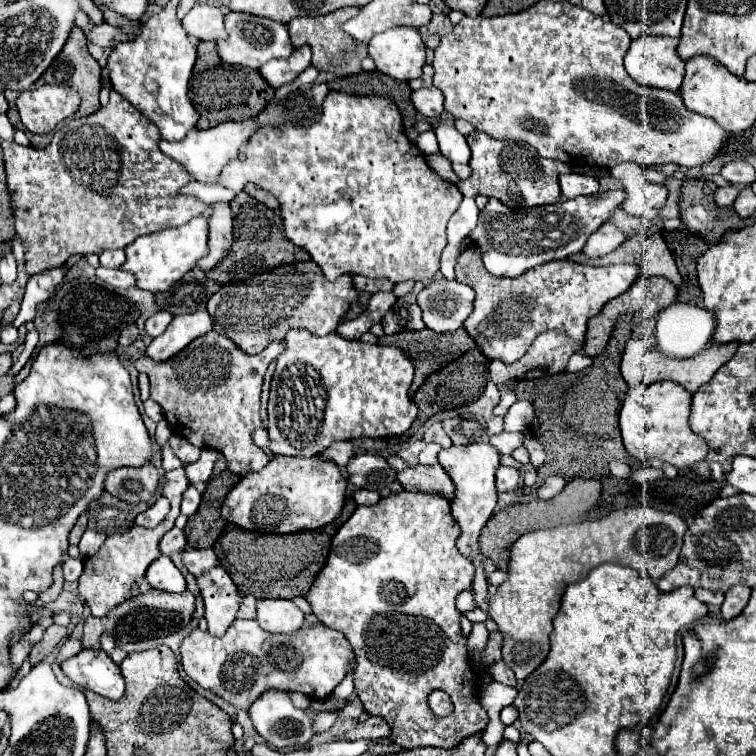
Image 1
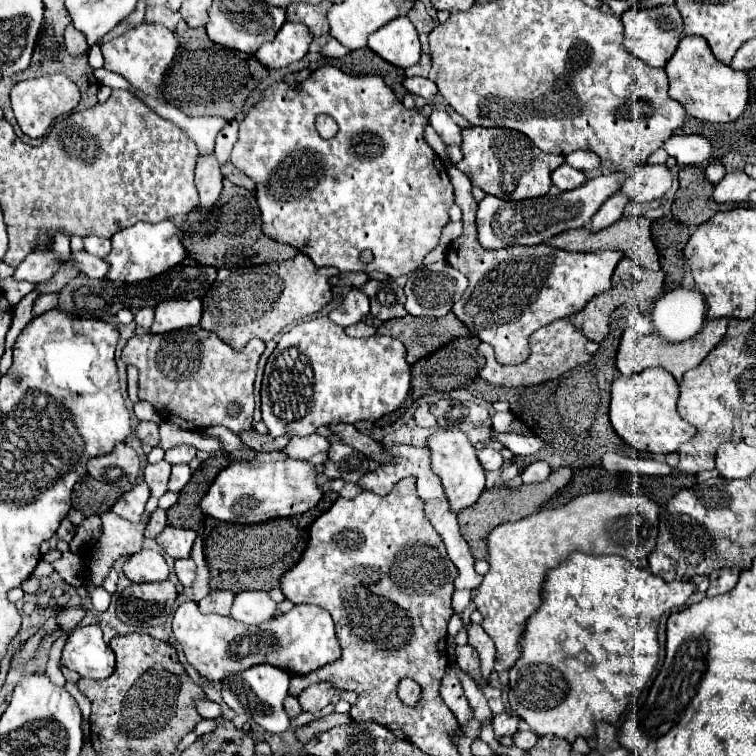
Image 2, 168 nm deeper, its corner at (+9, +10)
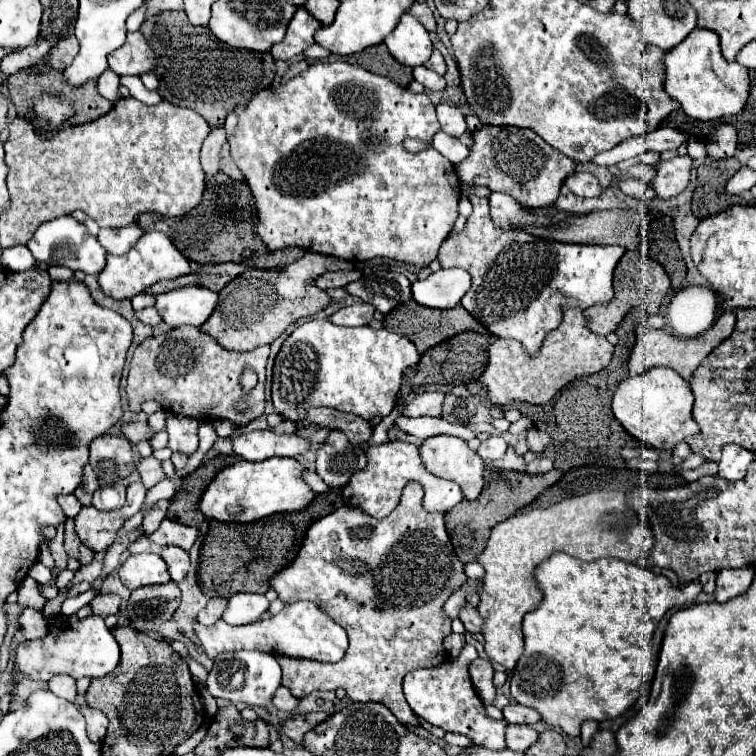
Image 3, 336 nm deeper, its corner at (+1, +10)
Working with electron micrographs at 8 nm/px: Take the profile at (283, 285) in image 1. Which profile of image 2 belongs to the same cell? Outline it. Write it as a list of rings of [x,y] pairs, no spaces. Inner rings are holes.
[[[298,254],[284,262],[270,262],[252,268],[218,270],[216,282],[202,298],[204,314],[200,328],[218,334],[222,342],[234,350],[244,348],[252,338],[272,340],[288,324],[316,314],[332,300],[328,272],[316,268],[306,254]]]

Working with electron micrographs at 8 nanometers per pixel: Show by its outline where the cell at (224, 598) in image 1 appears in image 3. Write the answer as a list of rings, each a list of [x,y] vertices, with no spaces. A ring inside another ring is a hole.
[[[166,546],[162,550],[162,558],[166,560],[168,572],[170,572],[174,582],[180,582],[180,580],[186,578],[188,570],[190,570],[190,556],[188,556],[188,552],[184,552],[184,550],[176,548],[176,546]]]

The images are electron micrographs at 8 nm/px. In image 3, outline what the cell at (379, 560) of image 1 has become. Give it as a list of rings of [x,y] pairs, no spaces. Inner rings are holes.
[[[408,482],[400,504],[392,510],[390,516],[382,520],[366,514],[364,510],[358,510],[356,506],[344,504],[308,528],[296,560],[270,580],[270,586],[278,592],[282,602],[316,602],[330,618],[334,618],[336,624],[346,630],[350,638],[346,656],[336,664],[318,664],[304,658],[276,658],[282,666],[282,684],[288,690],[292,686],[292,694],[296,698],[304,698],[312,692],[344,688],[350,700],[380,702],[392,710],[400,724],[420,726],[418,716],[412,714],[408,702],[404,700],[402,680],[410,670],[436,668],[448,660],[442,642],[452,632],[452,620],[444,614],[442,606],[450,594],[468,580],[464,574],[464,564],[456,556],[446,532],[444,516],[426,512],[422,508],[422,494],[424,490],[418,482]]]

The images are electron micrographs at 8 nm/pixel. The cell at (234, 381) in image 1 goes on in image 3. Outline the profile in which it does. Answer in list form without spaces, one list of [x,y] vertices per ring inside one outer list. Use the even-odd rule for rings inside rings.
[[[180,326],[174,328],[166,334],[160,336],[150,336],[142,344],[136,346],[134,356],[130,360],[130,370],[128,370],[128,384],[126,384],[126,394],[130,400],[132,410],[140,410],[140,404],[146,400],[156,400],[166,412],[180,414],[186,418],[196,418],[202,422],[214,422],[214,420],[230,420],[232,424],[246,426],[254,418],[258,418],[264,412],[264,368],[266,360],[270,354],[270,346],[258,346],[250,352],[232,352],[222,348],[212,336],[200,332],[196,326]],[[244,370],[252,370],[258,374],[258,384],[250,390],[248,394],[248,404],[250,408],[246,414],[236,414],[234,412],[234,402],[242,396],[242,384],[240,378]]]

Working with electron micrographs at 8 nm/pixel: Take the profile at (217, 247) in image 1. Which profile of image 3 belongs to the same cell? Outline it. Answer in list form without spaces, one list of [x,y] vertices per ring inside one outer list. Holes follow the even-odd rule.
[[[214,128],[208,134],[208,138],[204,140],[204,146],[202,146],[202,168],[204,168],[208,178],[212,178],[212,176],[216,176],[220,172],[220,150],[222,150],[224,142],[226,142],[224,128]]]

